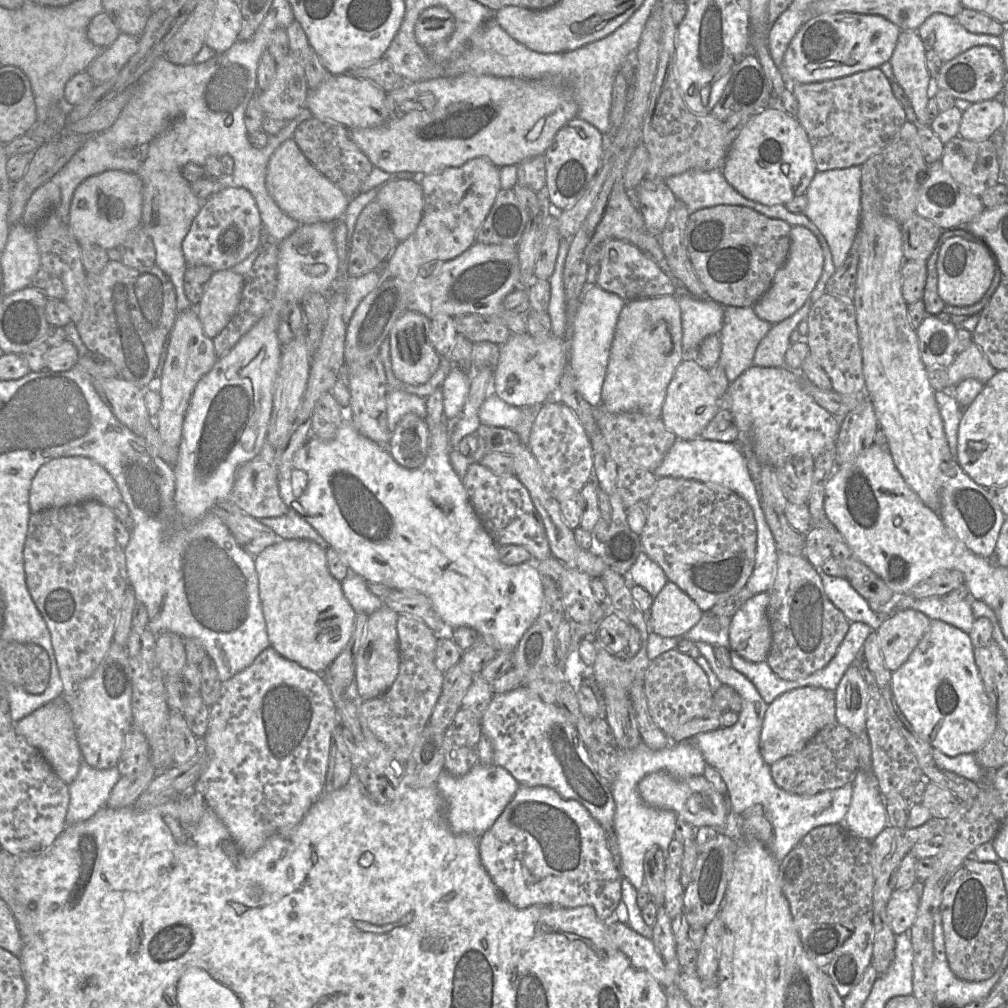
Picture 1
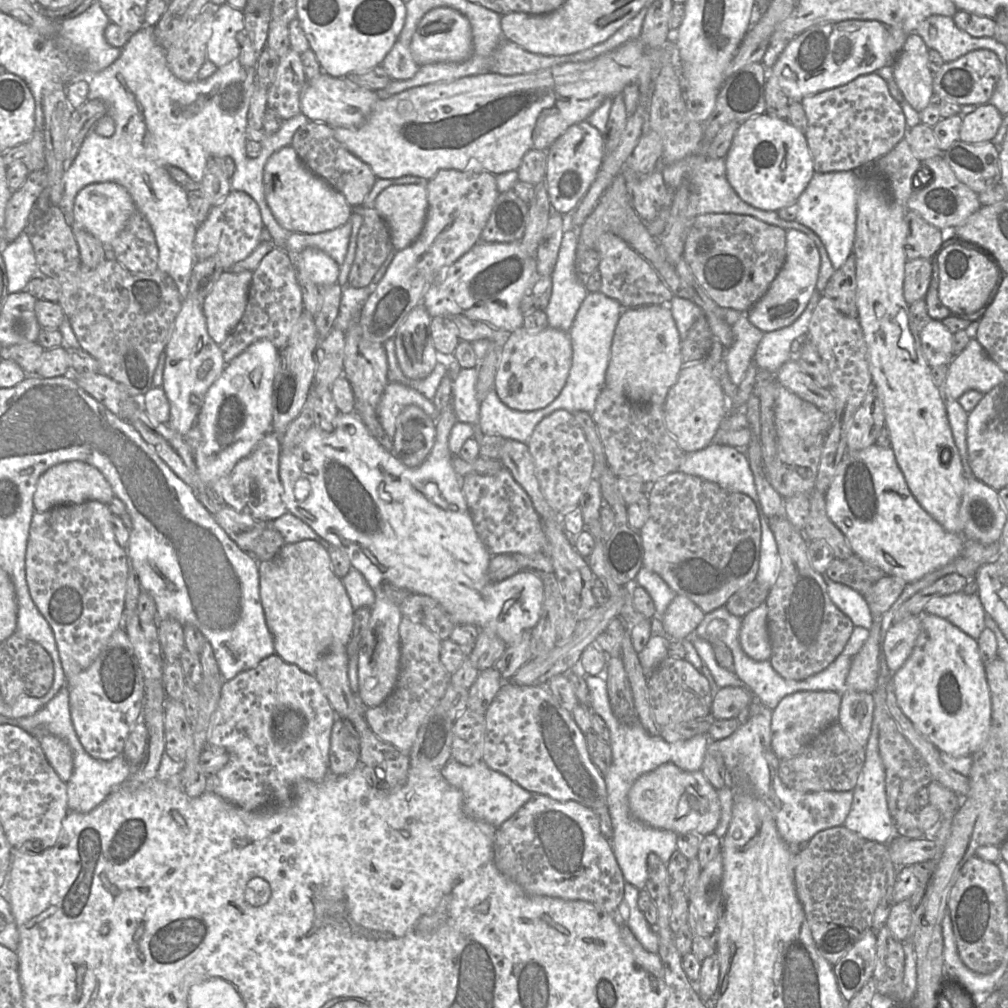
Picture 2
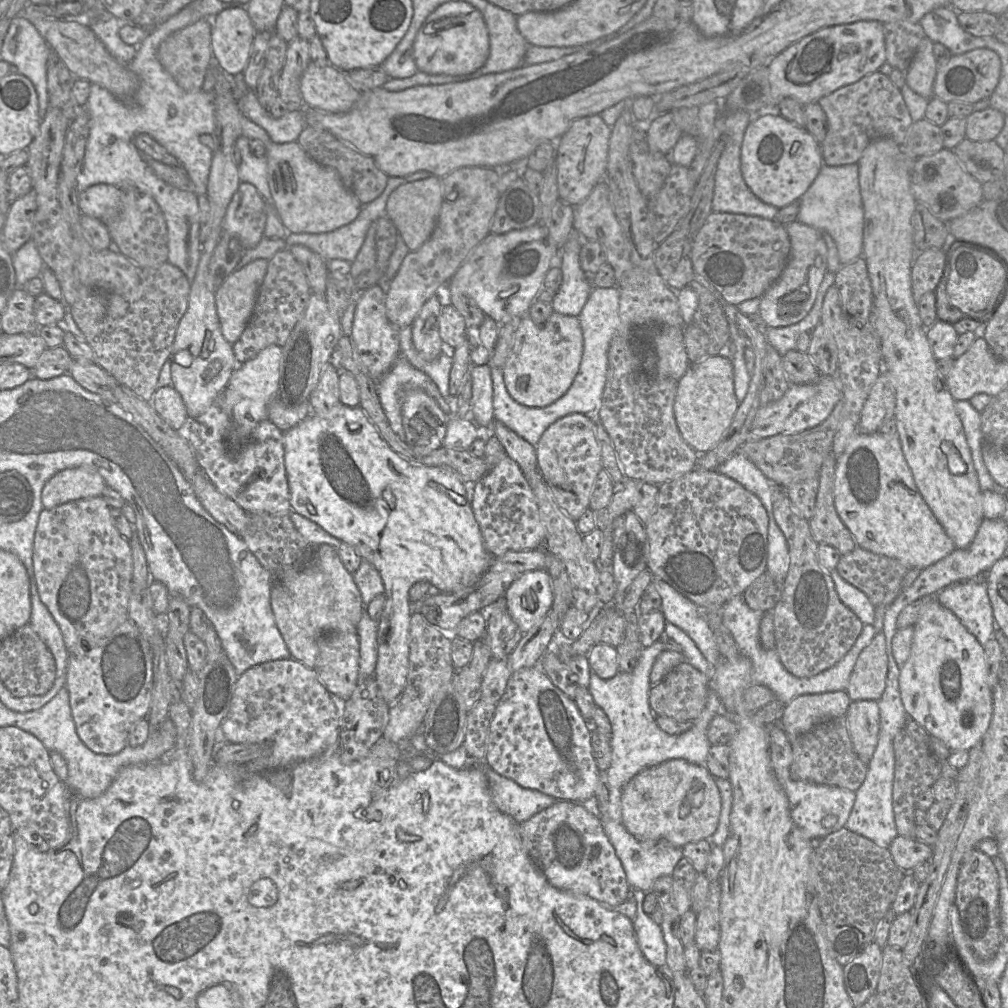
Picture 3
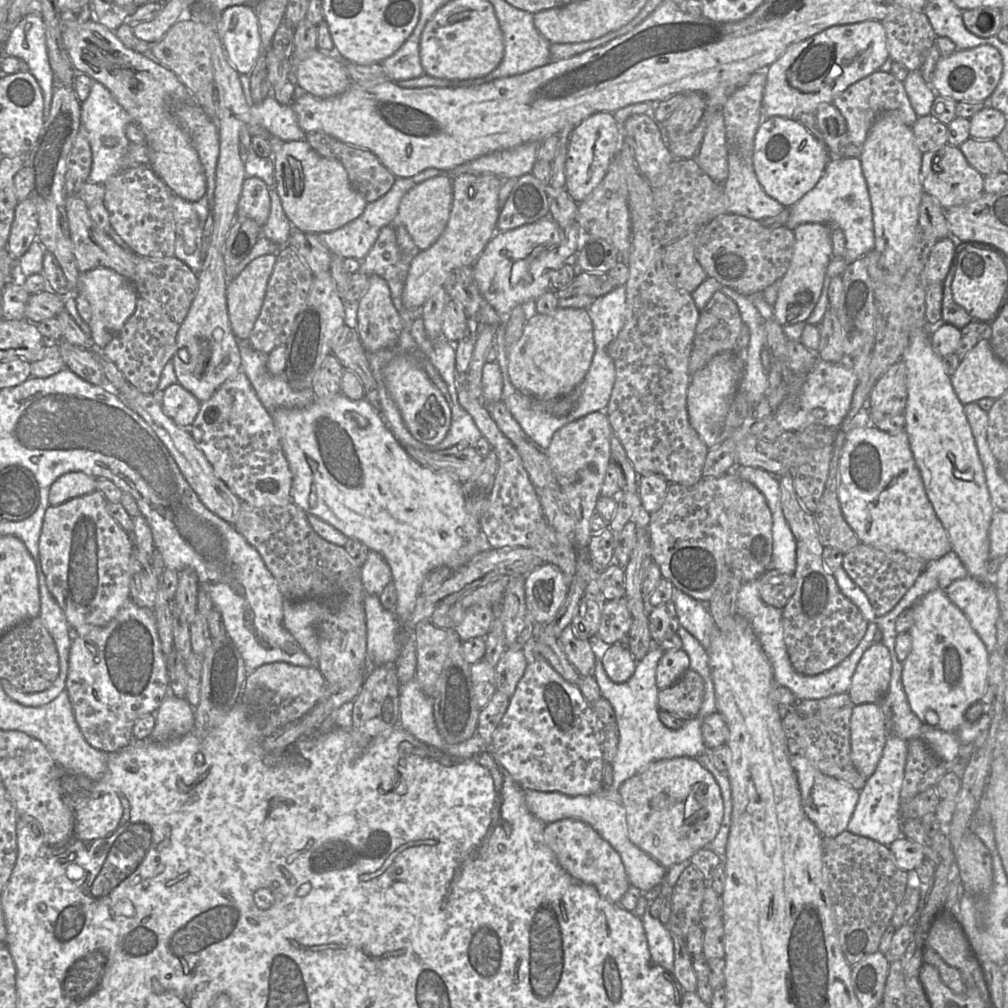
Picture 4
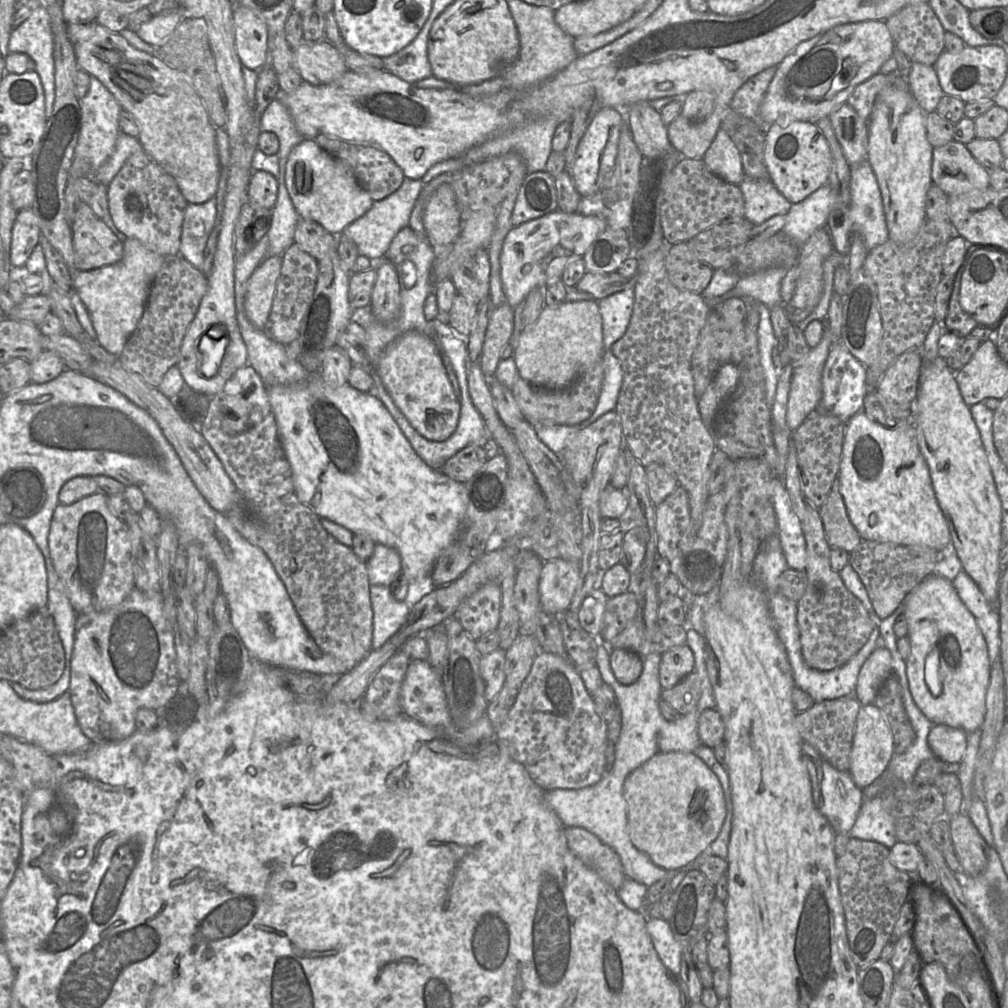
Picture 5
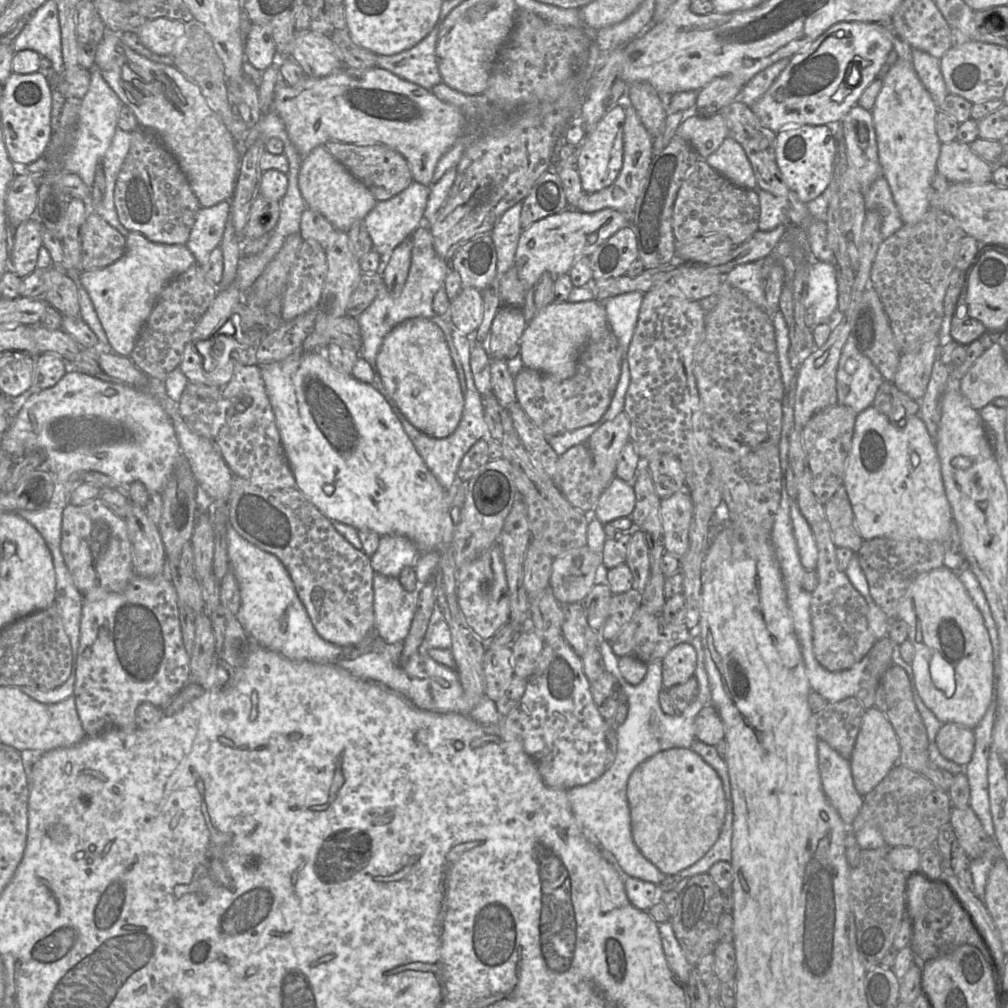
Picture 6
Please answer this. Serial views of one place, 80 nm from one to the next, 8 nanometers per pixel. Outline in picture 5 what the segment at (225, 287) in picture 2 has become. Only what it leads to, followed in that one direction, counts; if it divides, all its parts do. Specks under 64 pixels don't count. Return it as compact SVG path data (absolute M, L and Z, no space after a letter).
M266 257L248 280L245 313L257 329L263 329L268 320L280 271L281 257Z

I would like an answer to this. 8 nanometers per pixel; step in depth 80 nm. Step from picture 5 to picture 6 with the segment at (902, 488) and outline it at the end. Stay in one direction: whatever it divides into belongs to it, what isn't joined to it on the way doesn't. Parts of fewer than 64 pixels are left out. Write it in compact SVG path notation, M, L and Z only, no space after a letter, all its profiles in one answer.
M873 406L860 412L855 422L843 486L852 506L855 526L864 541L888 538L943 542L951 531L953 518L943 484L941 461L934 439L918 414L911 416L904 427L898 427Z

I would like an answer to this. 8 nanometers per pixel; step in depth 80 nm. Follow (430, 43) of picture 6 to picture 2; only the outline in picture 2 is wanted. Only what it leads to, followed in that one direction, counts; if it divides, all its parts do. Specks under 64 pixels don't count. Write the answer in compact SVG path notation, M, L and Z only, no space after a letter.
M407 13L404 27L396 41L396 47L390 55L387 55L382 63L392 80L403 80L413 77L420 66L414 61L411 47L407 47L413 31L414 16Z

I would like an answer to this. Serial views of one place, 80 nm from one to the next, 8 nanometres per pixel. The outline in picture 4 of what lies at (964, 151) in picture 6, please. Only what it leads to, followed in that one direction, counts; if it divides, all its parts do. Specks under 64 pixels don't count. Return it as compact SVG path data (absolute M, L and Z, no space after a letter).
M949 144L923 154L921 179L924 193L935 197L945 211L972 202L984 193L984 176L968 163L959 147Z

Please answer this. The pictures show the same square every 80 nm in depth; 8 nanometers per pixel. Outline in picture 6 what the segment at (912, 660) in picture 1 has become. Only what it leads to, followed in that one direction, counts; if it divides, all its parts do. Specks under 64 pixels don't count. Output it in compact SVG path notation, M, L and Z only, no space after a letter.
M944 565L920 574L900 601L896 618L908 626L908 639L914 647L911 666L915 686L925 706L942 723L956 723L974 729L993 700L993 654L983 616L958 576Z

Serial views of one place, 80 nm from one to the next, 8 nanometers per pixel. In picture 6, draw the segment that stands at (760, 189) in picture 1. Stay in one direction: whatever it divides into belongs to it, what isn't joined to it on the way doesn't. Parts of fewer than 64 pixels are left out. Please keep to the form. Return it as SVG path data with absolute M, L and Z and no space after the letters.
M801 125L776 133L776 162L787 186L808 203L824 194L834 173L837 143L829 126Z

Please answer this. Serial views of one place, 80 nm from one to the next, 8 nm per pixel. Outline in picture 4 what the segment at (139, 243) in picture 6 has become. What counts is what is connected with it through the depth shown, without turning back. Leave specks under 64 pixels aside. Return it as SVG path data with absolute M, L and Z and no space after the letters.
M106 267L80 273L74 293L82 295L90 305L91 318L88 324L92 332L91 339L97 349L103 349L111 341L136 308L135 285L128 278Z

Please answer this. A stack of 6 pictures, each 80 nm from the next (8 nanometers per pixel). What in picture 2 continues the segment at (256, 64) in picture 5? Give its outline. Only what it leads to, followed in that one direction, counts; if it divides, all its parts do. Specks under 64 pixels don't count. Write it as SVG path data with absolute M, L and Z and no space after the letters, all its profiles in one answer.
M228 3L218 6L207 45L207 58L218 68L239 58L241 45L237 35L243 32L244 27L243 11Z

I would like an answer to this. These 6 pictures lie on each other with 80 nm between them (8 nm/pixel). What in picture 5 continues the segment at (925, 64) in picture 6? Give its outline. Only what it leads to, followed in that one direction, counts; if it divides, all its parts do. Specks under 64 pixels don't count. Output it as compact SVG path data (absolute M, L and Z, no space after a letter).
M914 62L907 85L916 102L927 114L936 110L945 95L934 66Z

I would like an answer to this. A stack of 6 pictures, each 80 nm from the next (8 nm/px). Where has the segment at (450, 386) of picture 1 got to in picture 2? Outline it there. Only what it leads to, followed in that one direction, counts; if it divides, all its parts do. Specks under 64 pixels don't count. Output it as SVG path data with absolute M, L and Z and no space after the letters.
M479 364L476 367L460 368L452 378L451 405L458 421L477 426L480 419L480 404L476 394Z

